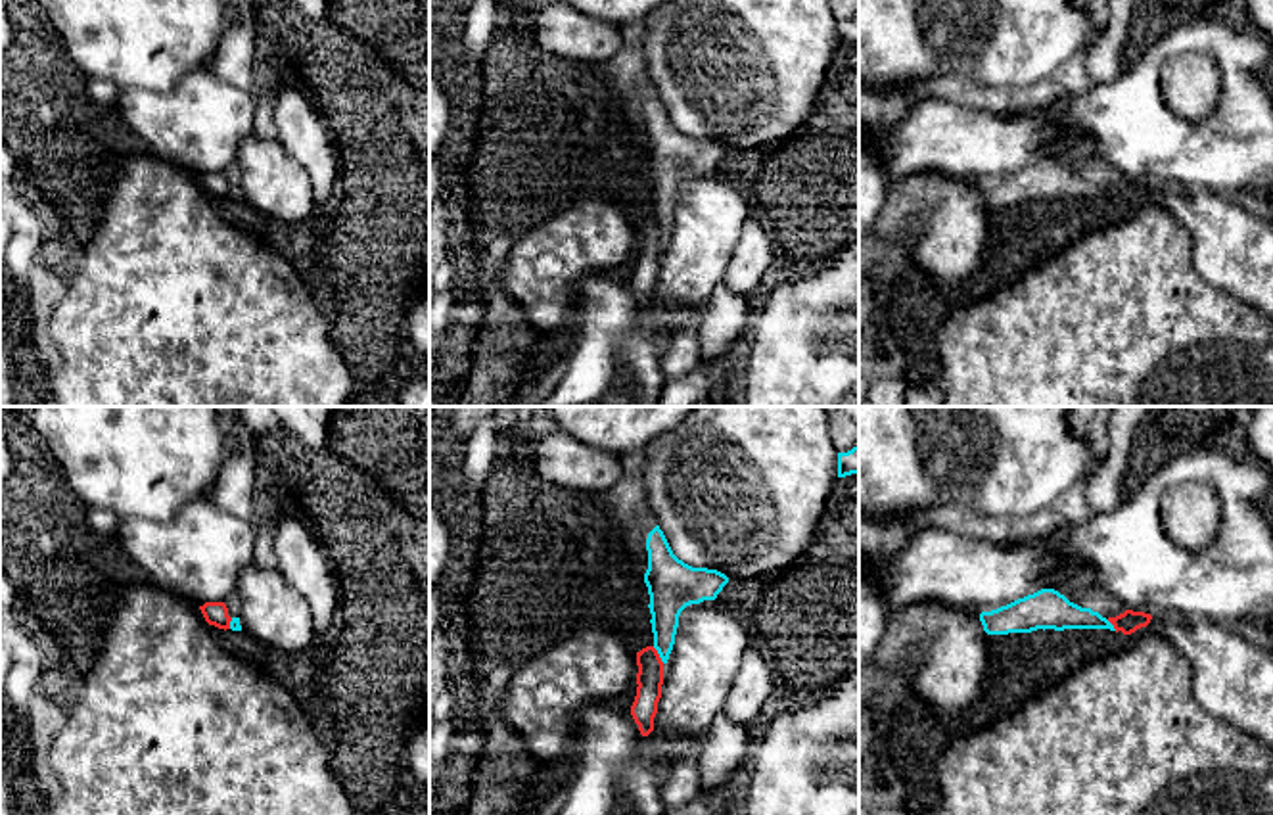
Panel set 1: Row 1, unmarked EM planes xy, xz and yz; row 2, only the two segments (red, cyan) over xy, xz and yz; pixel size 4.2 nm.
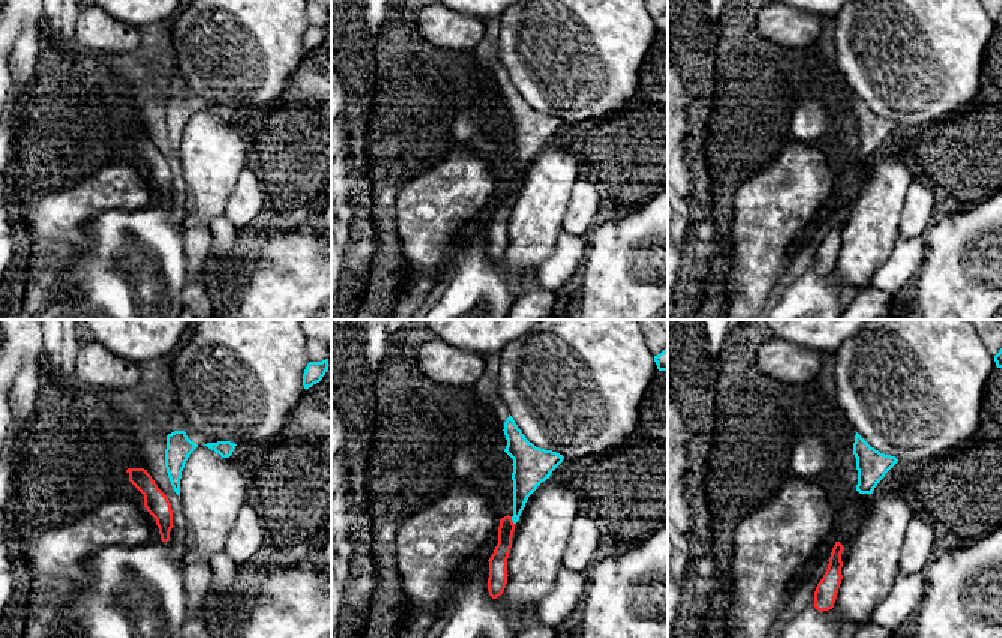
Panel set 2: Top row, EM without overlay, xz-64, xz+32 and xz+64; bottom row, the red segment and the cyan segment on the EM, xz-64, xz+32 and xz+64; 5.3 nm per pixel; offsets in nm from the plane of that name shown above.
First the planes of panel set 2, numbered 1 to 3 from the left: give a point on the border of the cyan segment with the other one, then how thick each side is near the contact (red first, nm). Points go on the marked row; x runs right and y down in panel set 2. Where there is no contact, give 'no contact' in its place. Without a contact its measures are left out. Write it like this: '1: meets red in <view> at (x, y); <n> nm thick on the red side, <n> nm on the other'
1: no contact
2: meets red in xz+32 at (512, 521); 100 nm thick on the red side, 150 nm on the other
3: no contact

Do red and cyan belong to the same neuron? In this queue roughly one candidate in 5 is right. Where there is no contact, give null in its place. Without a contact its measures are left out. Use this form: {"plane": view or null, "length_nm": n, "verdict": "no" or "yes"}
{"plane": "xz", "length_nm": 90, "verdict": "no"}

